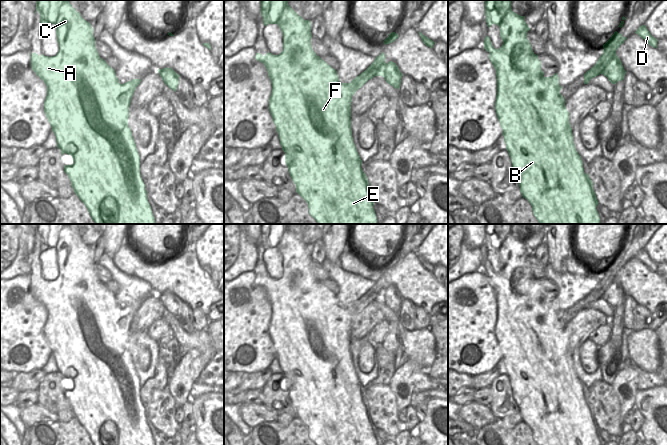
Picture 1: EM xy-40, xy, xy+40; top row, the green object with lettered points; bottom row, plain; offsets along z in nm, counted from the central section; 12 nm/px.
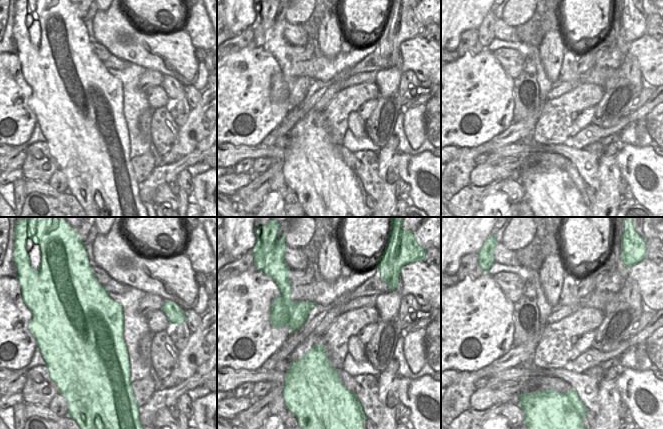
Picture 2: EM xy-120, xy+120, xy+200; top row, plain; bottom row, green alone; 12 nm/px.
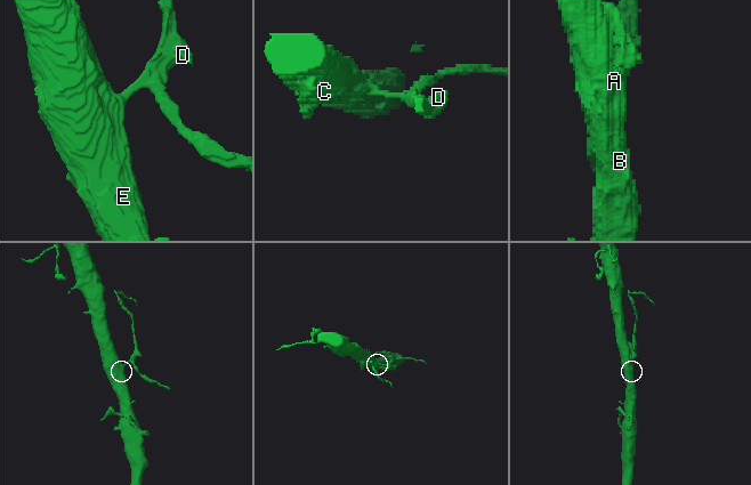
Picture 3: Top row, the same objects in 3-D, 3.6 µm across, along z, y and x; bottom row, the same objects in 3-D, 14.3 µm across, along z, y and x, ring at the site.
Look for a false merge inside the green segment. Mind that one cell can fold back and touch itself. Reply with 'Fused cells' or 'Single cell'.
Fused cells.

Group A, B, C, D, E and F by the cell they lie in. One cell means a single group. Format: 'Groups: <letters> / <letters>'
Groups: A B C E F / D.

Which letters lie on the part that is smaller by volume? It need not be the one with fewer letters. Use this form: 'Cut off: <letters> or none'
Cut off: D

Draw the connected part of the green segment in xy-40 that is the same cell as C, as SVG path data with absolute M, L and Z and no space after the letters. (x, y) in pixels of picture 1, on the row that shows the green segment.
M37 0L36 12L40 14L40 27L56 25L59 51L56 56L31 53L31 68L47 86L44 112L55 133L57 148L73 158L72 165L65 165L75 194L85 204L95 224L155 224L148 202L145 184L140 174L140 156L132 131L128 126L131 98L141 79L120 84L112 69L101 59L95 47L91 24L66 0Z

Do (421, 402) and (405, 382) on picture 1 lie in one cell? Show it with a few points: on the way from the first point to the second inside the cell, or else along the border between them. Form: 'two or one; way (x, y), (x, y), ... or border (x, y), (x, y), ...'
two; border (413, 392), (410, 404)

